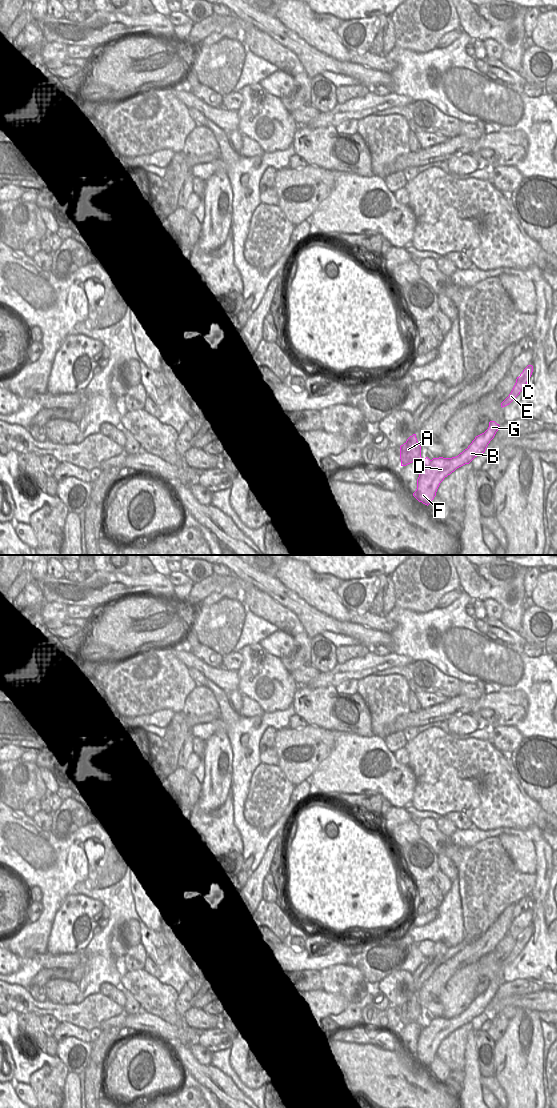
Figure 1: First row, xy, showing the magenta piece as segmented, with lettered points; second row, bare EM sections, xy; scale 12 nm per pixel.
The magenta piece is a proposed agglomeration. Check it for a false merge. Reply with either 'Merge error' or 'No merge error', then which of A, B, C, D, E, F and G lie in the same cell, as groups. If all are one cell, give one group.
Merge error. Groups: A / B C D E F G

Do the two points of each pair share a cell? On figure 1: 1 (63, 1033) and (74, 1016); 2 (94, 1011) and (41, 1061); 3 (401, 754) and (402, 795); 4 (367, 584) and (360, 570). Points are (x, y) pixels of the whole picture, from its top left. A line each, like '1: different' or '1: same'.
1: different
2: different
3: different
4: different

